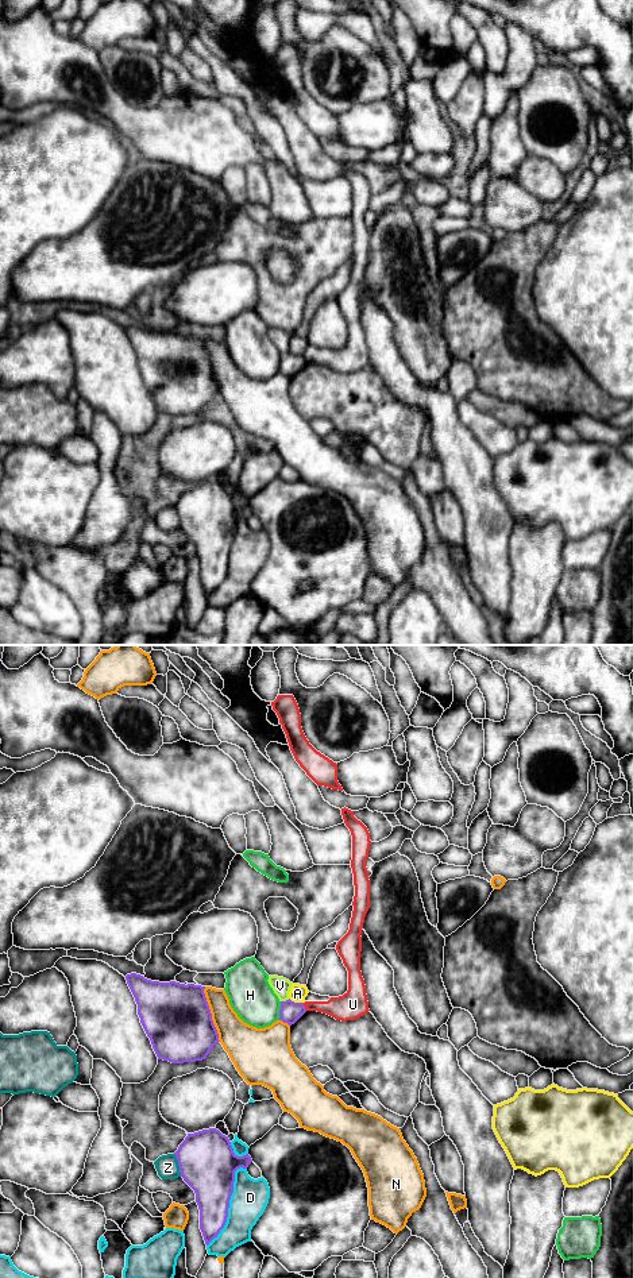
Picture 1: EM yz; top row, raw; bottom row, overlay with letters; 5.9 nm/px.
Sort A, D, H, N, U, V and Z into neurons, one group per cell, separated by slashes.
A / D / H / N / U / V / Z

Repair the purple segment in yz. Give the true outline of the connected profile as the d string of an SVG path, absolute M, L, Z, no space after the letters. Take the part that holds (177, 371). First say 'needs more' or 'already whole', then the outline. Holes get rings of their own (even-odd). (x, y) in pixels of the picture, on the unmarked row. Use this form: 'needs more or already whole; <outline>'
already whole; M136 325L127 327L126 332L158 412L202 413L220 394L205 339L151 333Z

